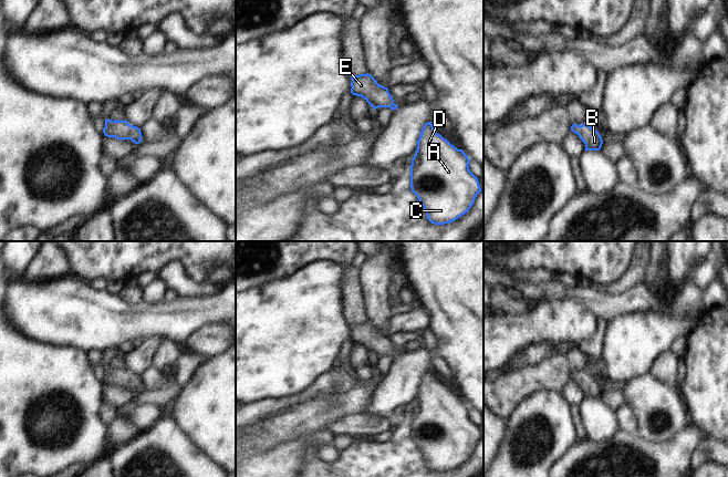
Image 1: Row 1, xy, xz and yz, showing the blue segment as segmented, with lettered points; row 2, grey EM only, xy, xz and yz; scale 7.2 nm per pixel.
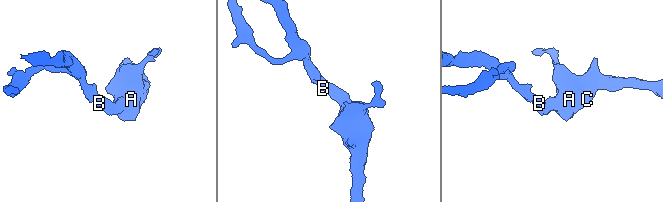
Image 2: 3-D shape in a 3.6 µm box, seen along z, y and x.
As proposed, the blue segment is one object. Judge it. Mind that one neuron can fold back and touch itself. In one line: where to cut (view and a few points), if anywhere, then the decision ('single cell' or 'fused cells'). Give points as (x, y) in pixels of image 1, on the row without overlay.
cut none; single cell

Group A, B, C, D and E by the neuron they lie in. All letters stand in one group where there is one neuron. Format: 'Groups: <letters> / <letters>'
Groups: A B C D E

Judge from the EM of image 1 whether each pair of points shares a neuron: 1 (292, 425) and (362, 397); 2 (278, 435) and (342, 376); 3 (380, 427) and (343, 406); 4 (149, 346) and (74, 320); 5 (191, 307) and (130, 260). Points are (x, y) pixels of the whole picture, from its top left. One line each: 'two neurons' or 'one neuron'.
1: one neuron
2: two neurons
3: two neurons
4: two neurons
5: two neurons

